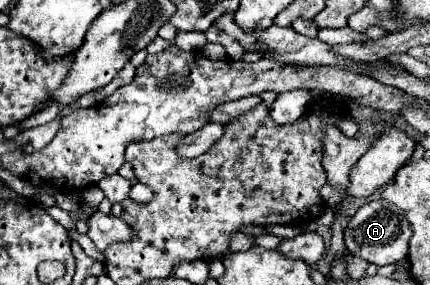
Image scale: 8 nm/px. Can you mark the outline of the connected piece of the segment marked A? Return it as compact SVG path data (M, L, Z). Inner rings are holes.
M384 198L372 200L370 204L358 208L358 212L350 218L348 226L344 228L346 250L376 266L402 262L408 256L410 236L412 236L412 228L410 228L410 222L406 220L406 214Z

